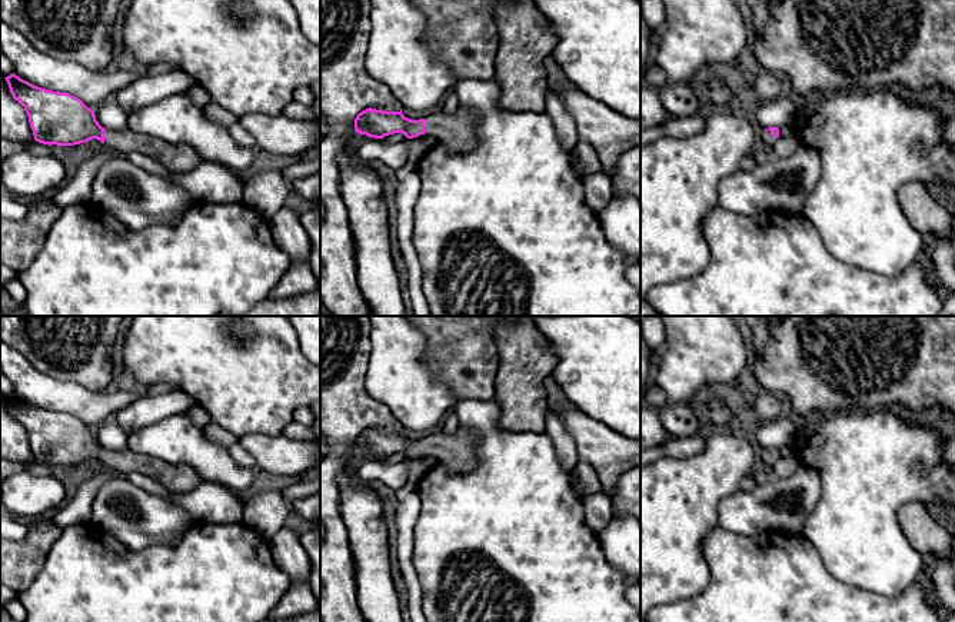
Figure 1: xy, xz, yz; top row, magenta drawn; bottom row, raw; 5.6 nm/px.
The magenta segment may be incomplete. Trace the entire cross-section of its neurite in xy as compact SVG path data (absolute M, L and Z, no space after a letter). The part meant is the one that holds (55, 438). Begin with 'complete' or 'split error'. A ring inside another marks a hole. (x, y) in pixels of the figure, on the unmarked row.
split error; M14 393L4 399L13 419L24 428L34 460L39 463L74 466L97 459L117 475L147 475L172 495L189 493L203 482L190 465L172 465L129 449L114 452L102 448L94 432L69 413L37 408Z

